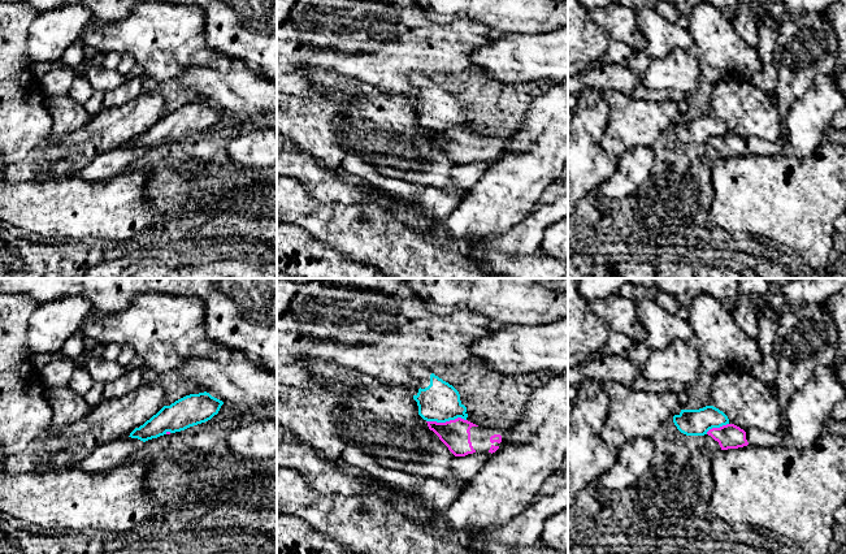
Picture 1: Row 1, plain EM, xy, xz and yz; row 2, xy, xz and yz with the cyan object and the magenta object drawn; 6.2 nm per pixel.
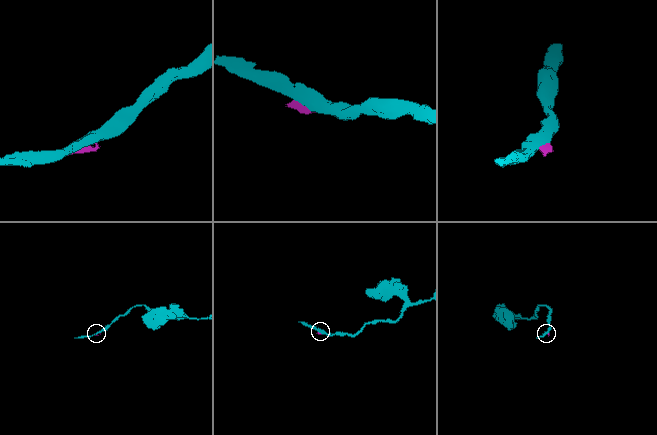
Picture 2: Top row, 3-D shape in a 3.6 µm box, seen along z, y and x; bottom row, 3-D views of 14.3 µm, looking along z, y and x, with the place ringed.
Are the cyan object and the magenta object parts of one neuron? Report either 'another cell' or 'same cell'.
another cell

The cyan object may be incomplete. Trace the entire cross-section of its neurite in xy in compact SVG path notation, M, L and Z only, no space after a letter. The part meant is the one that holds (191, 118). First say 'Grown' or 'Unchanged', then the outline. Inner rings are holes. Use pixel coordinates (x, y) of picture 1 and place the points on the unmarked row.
Unchanged. M207 100L186 104L170 114L164 114L143 134L135 137L129 146L146 151L168 140L175 142L185 139L211 129L218 122L222 113L222 109Z

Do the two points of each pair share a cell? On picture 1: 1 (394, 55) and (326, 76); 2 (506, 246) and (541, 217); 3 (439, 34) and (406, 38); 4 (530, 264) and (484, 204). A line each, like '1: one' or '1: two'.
1: two
2: one
3: one
4: two

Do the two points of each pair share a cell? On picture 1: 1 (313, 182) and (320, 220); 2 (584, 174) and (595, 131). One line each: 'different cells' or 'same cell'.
1: different cells
2: same cell

